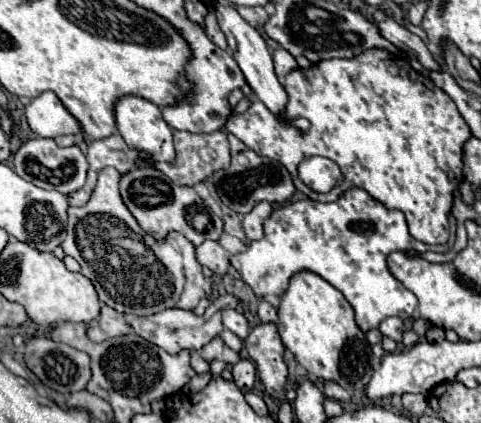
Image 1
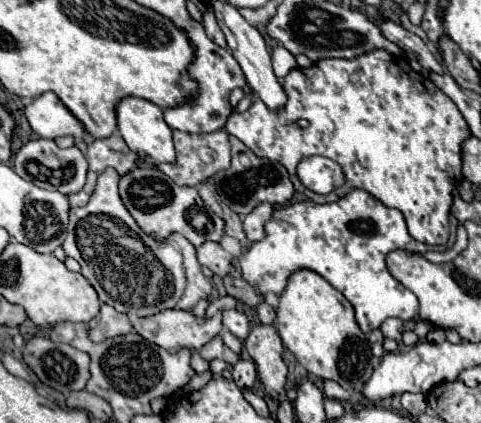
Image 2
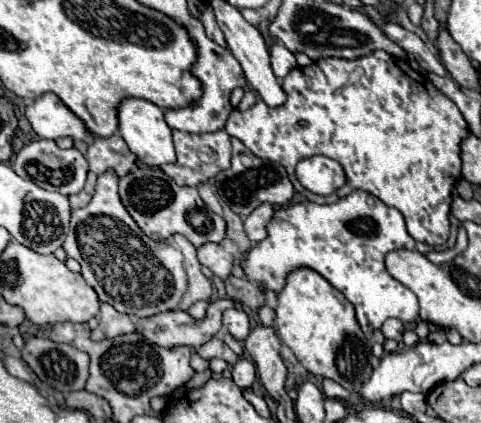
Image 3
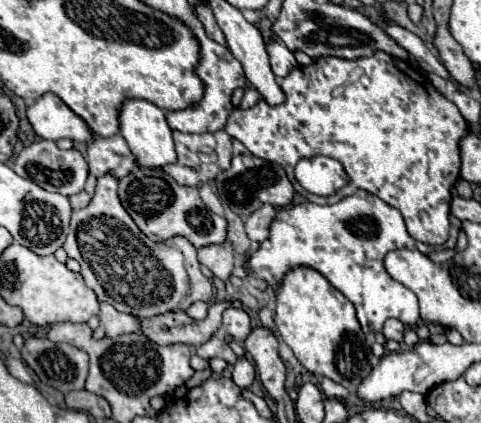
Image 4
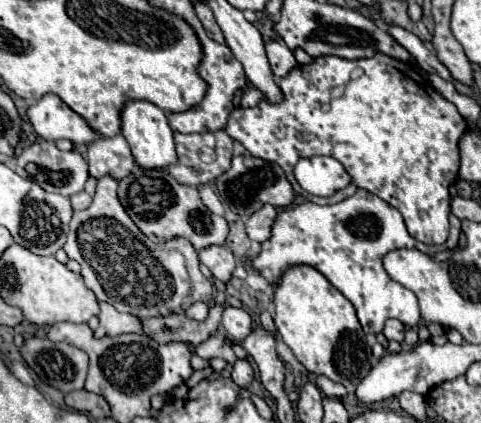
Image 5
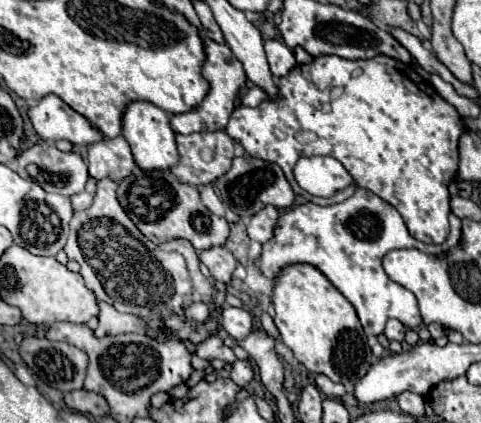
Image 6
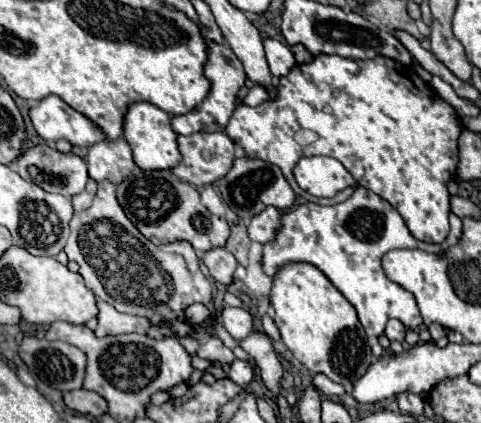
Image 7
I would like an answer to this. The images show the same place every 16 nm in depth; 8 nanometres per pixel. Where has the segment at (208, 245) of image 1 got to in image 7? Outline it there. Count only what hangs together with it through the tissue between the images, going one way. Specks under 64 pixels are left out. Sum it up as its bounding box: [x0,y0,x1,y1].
[202,248,238,286]

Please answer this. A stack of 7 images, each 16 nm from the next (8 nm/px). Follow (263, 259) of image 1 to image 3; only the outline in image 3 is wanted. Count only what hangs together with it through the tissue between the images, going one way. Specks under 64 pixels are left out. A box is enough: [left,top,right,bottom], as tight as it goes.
[242,190,460,334]

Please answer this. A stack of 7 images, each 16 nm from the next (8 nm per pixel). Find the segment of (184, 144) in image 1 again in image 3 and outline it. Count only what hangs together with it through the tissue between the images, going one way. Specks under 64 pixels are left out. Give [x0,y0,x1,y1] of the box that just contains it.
[162,130,232,186]

